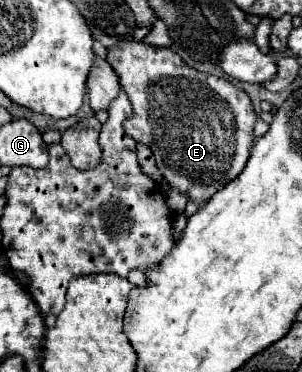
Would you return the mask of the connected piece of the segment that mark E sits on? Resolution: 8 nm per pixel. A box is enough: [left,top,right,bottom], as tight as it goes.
[107,40,255,204]

